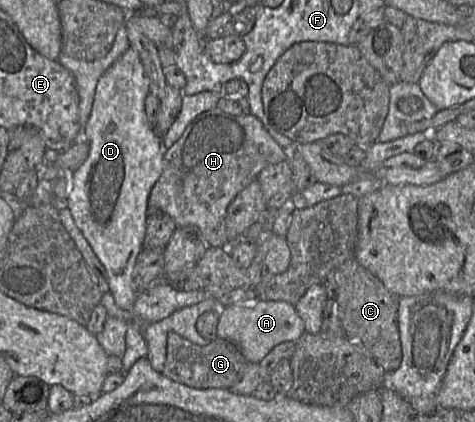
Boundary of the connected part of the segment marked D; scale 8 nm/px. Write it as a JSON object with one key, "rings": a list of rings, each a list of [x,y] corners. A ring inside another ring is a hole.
{"rings":[[[131,46],[99,78],[92,110],[83,129],[83,137],[89,144],[89,154],[84,163],[73,173],[73,186],[63,202],[95,255],[104,266],[109,291],[115,303],[125,311],[131,311],[138,291],[134,284],[134,268],[143,249],[148,217],[148,199],[163,169],[164,147],[161,137],[150,126],[145,114],[145,99],[149,94],[149,79],[139,54]]]}

